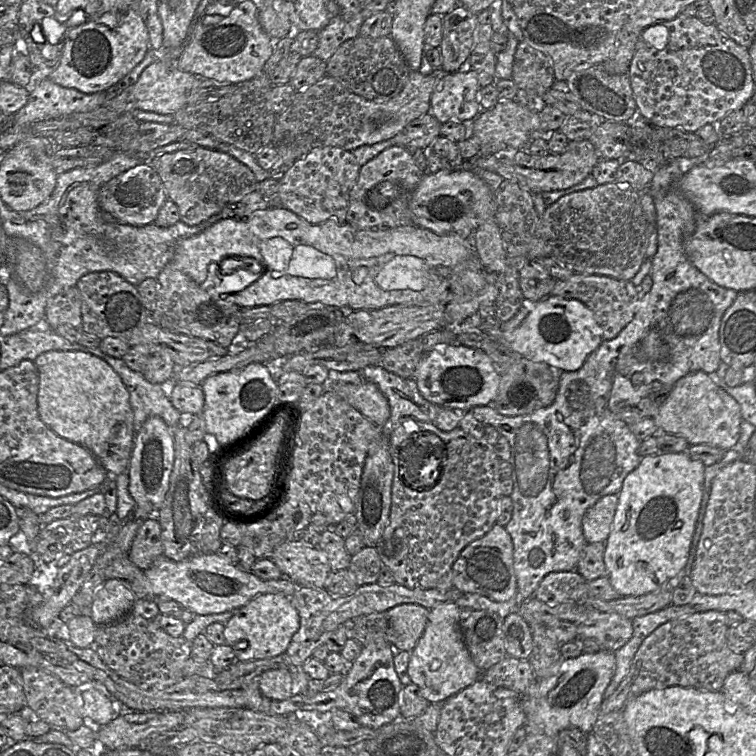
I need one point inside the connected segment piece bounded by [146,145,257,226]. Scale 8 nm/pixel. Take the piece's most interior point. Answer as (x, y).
(201, 181)

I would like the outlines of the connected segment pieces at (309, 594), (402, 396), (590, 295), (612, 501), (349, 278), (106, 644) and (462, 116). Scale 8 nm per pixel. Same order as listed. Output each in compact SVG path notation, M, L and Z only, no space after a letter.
M379 584L361 585L349 596L335 597L328 590L298 587L296 593L291 598L292 605L297 609L300 617L299 630L294 634L286 653L291 658L293 664L297 667L303 667L305 662L312 657L316 648L326 641L340 625L347 621L375 612L387 612L397 605L404 603L413 603L421 605L428 610L444 602L456 602L463 593L451 588L447 591L438 589L409 589L406 586L393 584L382 587Z
M369 366L358 371L348 372L329 370L327 378L329 384L348 383L360 385L364 382L374 383L386 397L389 404L390 417L388 420L388 429L394 428L394 425L397 425L402 418L406 417L411 417L420 422L433 423L442 408L424 399L420 394L414 379L401 378L388 372L381 366Z
M574 273L566 280L557 280L550 295L581 301L595 315L604 340L615 338L633 319L639 306L637 286L631 280L618 280L605 275Z
M618 494L599 499L586 511L582 519L582 530L586 543L605 542L610 534L618 504Z
M268 207L265 210L255 211L247 219L226 218L213 224L205 231L181 239L177 242L174 256L171 263L176 269L191 277L196 283L203 283L208 276L208 266L211 262L220 263L227 257L251 257L256 259L262 267L263 272L260 277L245 289L233 293L230 296L233 301L240 307L254 306L272 306L275 303L286 300L299 300L307 304L323 304L327 307L346 309L346 311L354 310L378 310L392 305L404 306L428 306L437 304L449 293L450 268L455 267L473 254L472 242L465 240L456 234L437 234L431 230L416 226L407 225L400 226L388 230L360 230L351 226L349 223L338 223L336 220L327 220L320 224L312 224L304 220L297 214L286 208Z
M128 613L117 622L97 626L93 644L101 660L123 679L142 688L163 689L183 680L183 667L191 657L191 642L183 636L172 637L152 620Z
M467 66L446 73L431 96L429 114L441 124L449 120L473 120L482 111L479 104L480 88L477 73Z

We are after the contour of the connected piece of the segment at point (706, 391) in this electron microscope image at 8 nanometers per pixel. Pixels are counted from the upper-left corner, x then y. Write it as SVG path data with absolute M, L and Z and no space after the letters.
M695 371L674 384L654 420L660 431L681 436L689 445L707 444L727 451L739 440L743 418L739 403L725 389L718 386L709 374Z

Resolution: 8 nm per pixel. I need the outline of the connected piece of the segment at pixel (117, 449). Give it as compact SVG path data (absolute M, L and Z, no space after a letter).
M48 351L35 360L39 374L38 412L58 436L88 449L108 475L128 474L134 446L129 392L104 360L80 351Z

